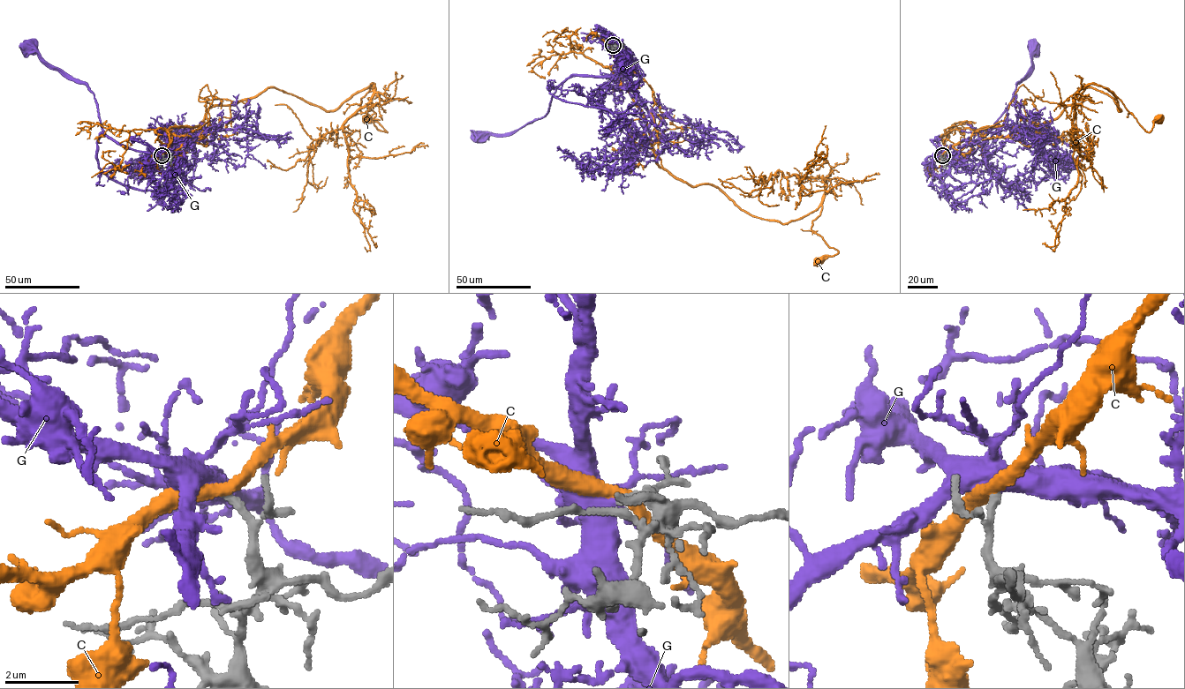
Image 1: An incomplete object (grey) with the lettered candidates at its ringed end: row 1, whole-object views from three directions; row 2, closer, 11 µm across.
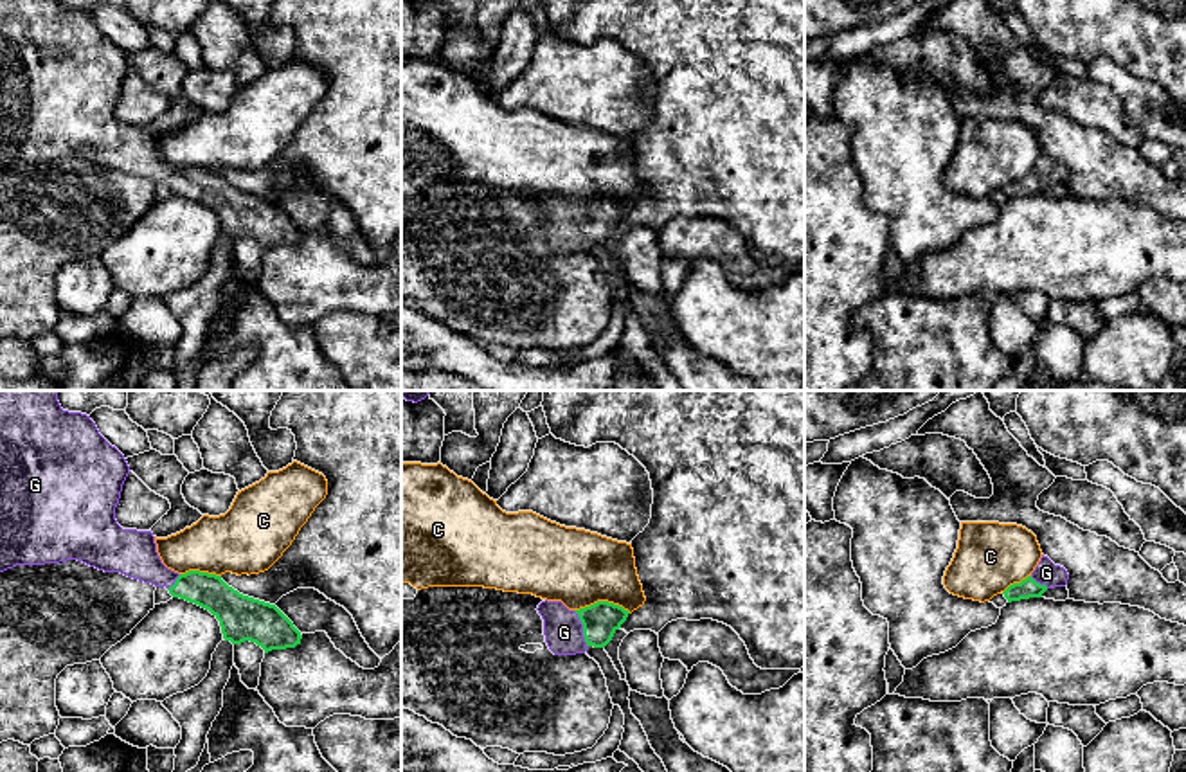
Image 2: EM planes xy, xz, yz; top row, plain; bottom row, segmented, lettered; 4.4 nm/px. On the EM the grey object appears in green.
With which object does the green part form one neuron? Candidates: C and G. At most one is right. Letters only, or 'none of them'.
G

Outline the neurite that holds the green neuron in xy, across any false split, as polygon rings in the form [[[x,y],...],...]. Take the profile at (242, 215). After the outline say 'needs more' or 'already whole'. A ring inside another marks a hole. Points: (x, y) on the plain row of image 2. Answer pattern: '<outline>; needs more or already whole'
[[[0,0],[0,169],[77,157],[166,184],[173,194],[209,207],[232,241],[250,238],[265,250],[301,241],[301,229],[275,202],[239,191],[216,171],[178,171],[162,160],[151,128],[122,126],[115,104],[128,70],[124,52],[99,31],[90,13],[63,7],[59,0]]]; needs more

